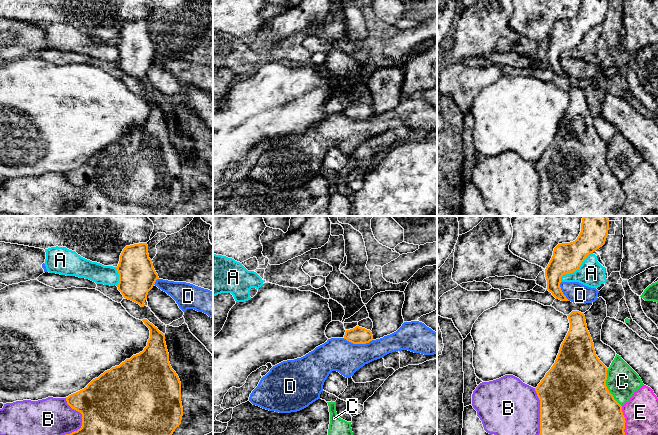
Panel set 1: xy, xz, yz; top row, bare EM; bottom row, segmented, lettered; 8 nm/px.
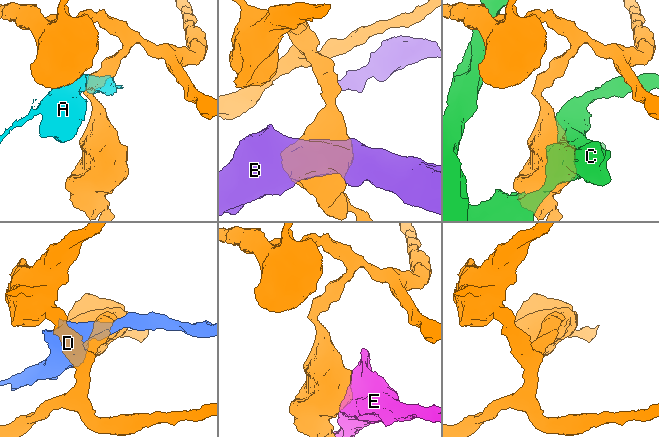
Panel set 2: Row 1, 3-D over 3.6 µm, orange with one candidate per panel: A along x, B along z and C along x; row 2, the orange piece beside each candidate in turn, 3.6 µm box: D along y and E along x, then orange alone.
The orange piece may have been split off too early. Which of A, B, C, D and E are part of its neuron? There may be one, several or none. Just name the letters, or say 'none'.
none

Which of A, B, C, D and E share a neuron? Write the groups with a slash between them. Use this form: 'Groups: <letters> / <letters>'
Groups: A / B / C / D / E

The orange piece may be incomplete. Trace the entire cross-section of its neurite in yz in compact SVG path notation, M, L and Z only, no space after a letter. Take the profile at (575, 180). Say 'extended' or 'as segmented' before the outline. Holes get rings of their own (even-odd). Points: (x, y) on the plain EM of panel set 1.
as segmented; M572 87L570 104L561 120L555 139L535 164L540 176L540 210L537 216L626 216L622 182L606 162L608 144L600 137L587 105L584 89Z

